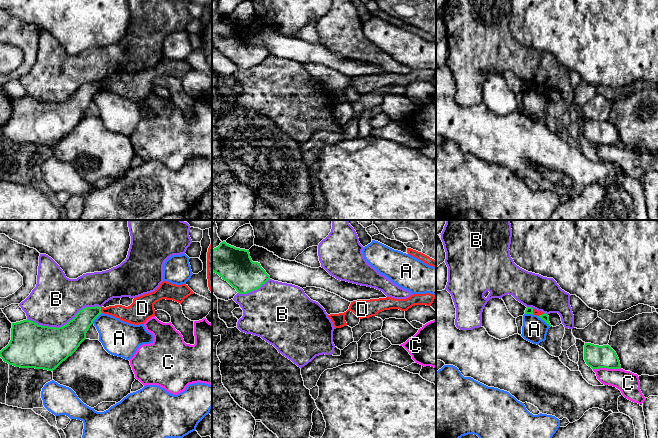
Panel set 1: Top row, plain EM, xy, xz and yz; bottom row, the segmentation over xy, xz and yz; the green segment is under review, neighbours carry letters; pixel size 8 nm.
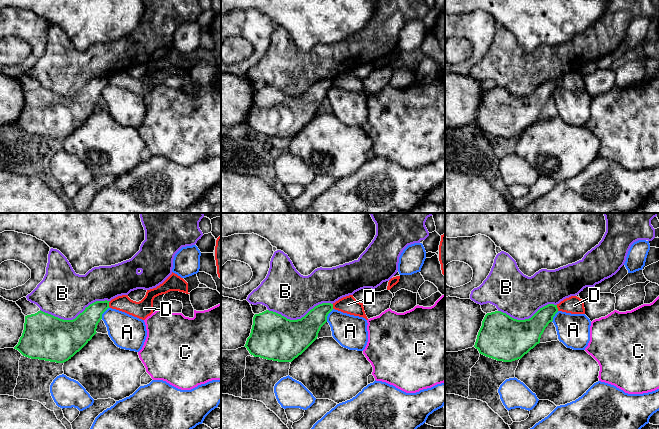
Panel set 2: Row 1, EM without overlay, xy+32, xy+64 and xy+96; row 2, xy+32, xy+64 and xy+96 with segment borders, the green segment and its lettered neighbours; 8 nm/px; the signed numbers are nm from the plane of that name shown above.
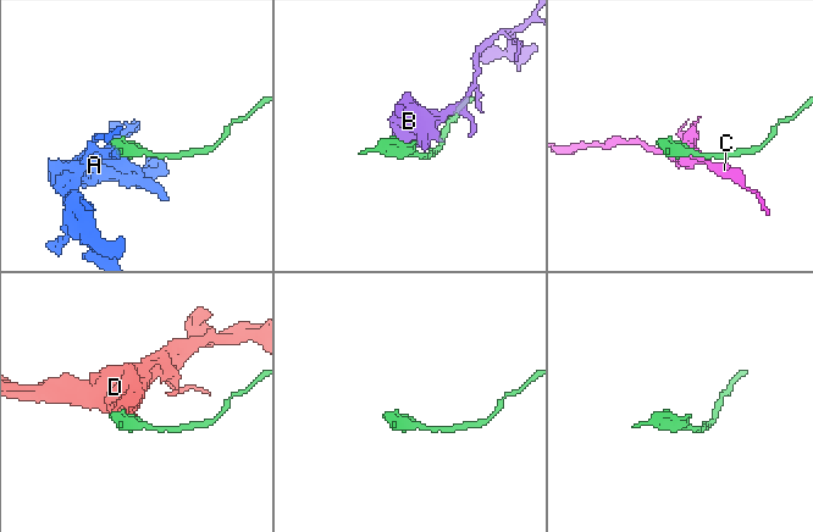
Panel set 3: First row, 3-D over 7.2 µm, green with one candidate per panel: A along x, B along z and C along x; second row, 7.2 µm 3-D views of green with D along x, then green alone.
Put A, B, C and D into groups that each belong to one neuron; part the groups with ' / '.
A / B / C / D

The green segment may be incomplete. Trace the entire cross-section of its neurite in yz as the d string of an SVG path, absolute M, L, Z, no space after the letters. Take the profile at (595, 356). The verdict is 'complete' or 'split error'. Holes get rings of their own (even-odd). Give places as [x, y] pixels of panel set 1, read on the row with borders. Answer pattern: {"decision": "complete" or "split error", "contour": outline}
{"decision": "complete", "contour": "M585 343L584 360L592 369L620 369L620 361L616 352L609 345Z"}

